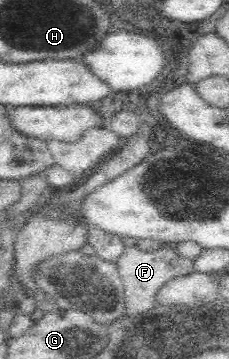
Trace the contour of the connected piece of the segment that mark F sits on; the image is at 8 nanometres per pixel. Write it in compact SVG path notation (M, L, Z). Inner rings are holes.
M160 242L161 246L157 250L143 251L137 247L137 243L131 247L125 247L123 254L119 256L116 262L118 274L124 284L124 295L126 302L126 311L124 314L142 314L144 311L155 307L155 294L157 290L166 282L177 277L191 276L195 274L194 255L190 258L182 256L177 249L177 244L173 242Z

